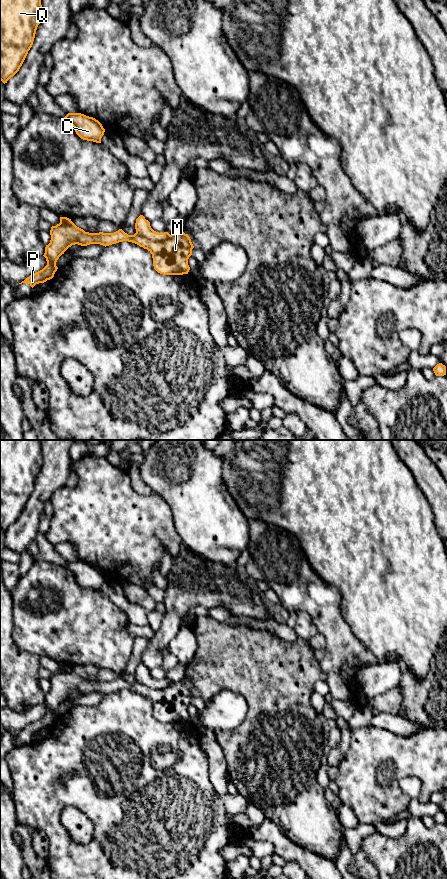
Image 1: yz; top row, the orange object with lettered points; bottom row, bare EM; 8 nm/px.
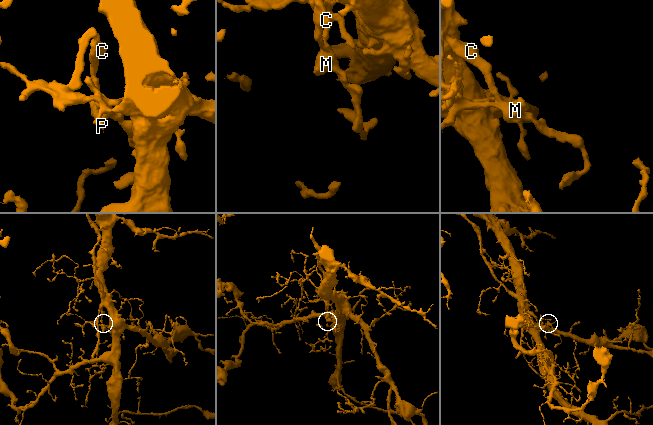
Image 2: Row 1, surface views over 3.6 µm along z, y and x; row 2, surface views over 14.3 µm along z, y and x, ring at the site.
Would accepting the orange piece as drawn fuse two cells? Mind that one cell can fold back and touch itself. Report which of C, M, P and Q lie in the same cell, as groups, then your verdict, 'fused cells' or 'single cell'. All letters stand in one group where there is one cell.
C / M P Q; fused cells

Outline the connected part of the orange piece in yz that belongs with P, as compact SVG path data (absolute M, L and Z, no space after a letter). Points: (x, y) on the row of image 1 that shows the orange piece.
M60 217L60 223L51 227L50 235L50 243L46 245L43 255L47 265L19 284L28 283L33 288L36 284L52 279L58 269L57 260L75 244L81 246L100 244L106 247L123 241L135 243L152 254L154 269L163 275L188 274L190 270L188 259L194 248L190 237L184 232L171 234L165 241L157 242L137 233L128 235L122 229L114 233L85 232L67 217Z

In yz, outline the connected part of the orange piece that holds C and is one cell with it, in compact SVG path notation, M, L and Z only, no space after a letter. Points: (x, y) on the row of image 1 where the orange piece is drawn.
M68 113L62 119L74 127L76 134L81 139L101 143L105 129L95 118L81 113Z

